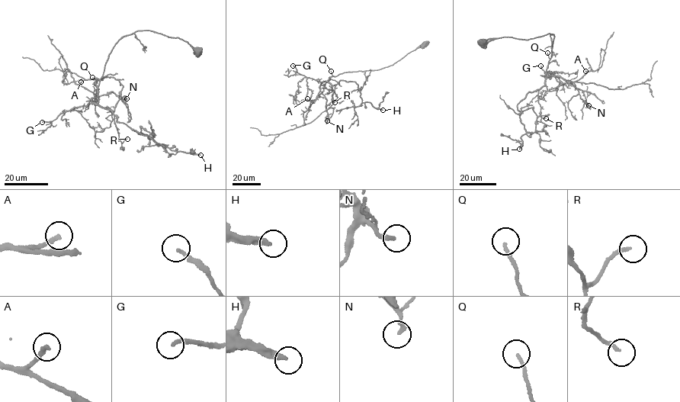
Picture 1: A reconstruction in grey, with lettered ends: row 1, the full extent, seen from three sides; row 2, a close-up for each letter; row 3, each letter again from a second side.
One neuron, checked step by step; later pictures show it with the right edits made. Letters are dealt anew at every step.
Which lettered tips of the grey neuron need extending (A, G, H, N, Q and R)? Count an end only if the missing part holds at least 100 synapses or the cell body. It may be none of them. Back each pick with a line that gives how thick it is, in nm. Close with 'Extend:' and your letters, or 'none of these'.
H: calibre 260 nm
Extend: H

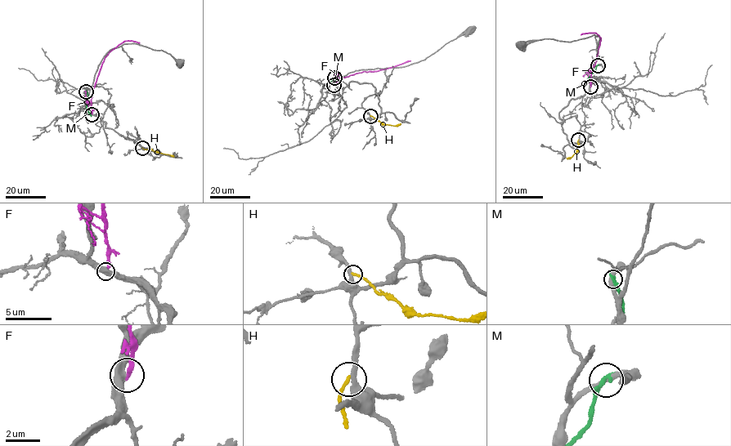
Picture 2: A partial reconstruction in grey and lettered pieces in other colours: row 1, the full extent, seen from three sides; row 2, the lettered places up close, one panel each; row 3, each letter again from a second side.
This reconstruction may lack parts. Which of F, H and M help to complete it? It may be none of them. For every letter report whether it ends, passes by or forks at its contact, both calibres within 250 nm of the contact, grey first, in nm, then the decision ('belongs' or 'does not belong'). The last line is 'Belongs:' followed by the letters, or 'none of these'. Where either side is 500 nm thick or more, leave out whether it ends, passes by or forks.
F: it ends there; 440 nm thick on the grey side, 240 nm on the other; does not belong
H: it ends there; 320 nm thick on the grey side, 200 nm on the other; does not belong
M: it ends there; 300 nm thick on the grey side, 320 nm on the other; does not belong
Belongs: none of these

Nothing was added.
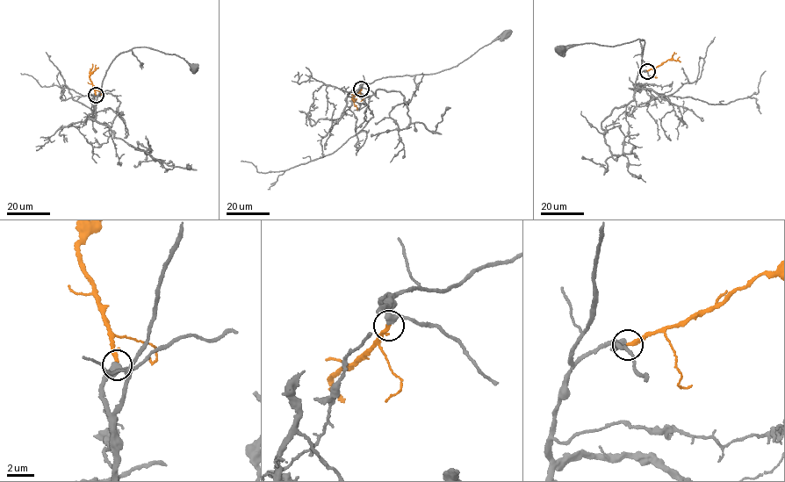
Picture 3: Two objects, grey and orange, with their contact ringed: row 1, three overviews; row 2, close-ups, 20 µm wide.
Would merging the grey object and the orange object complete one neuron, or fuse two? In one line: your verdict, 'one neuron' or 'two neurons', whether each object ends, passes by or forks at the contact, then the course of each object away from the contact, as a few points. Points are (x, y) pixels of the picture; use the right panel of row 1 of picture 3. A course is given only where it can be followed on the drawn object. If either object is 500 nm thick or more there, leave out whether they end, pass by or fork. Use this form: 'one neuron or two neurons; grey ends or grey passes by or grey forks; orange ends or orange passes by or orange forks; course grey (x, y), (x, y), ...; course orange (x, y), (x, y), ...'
one neuron; grey passes by; orange ends; course grey (646, 70), (638, 74), (644, 43), (642, 39), (614, 46), (588, 43), (559, 49); course orange (647, 71), (667, 60), (680, 62)

